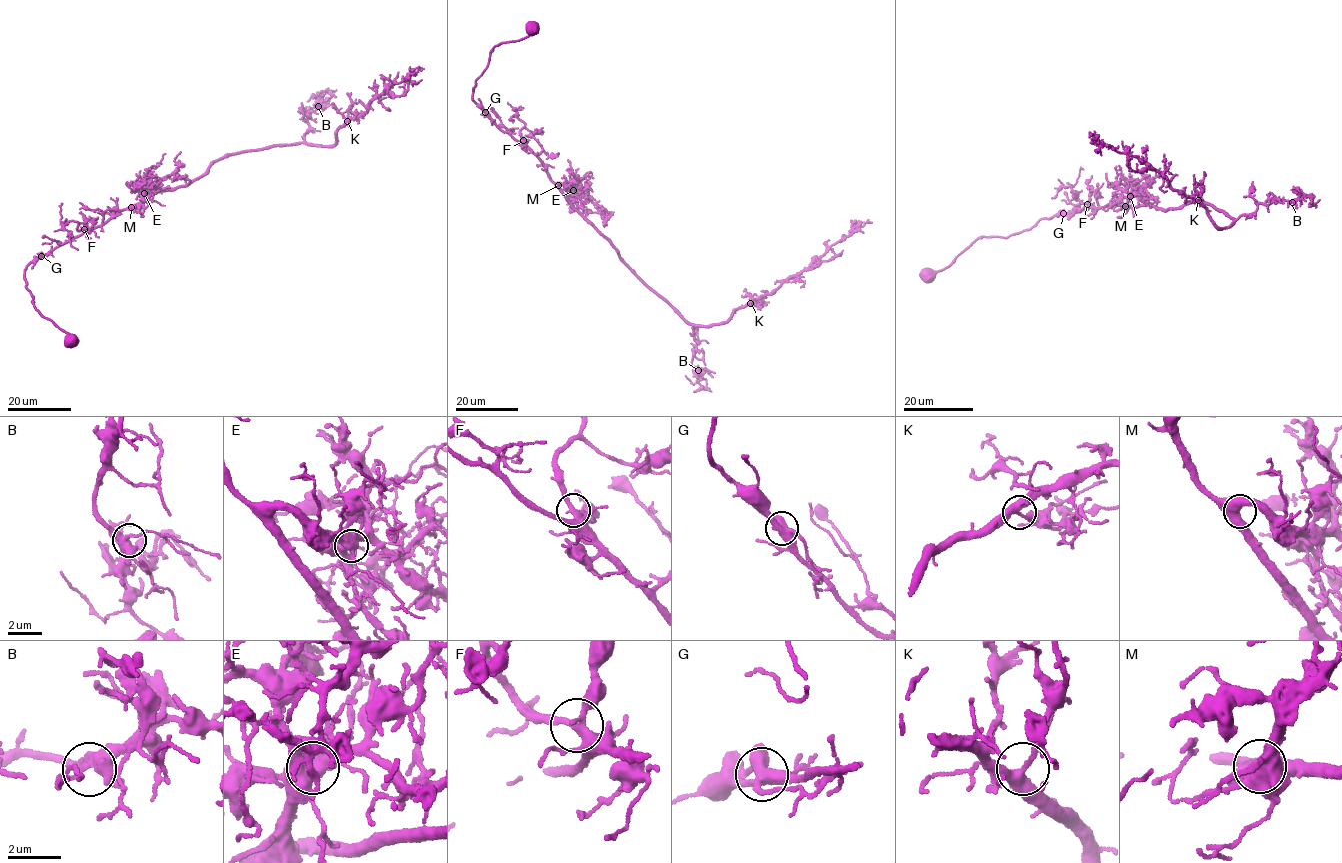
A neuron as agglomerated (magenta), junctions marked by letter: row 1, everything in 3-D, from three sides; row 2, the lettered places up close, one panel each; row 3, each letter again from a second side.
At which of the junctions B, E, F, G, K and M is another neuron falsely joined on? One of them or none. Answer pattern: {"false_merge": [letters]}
{"false_merge": []}

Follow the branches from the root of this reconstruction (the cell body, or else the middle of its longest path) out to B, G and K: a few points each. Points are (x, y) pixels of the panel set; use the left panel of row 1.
B: (72, 341), (37, 311), (27, 266), (146, 197), (185, 186), (216, 161), (300, 143), (318, 106)
G: (72, 341), (68, 342), (70, 335), (40, 315), (32, 301), (34, 296), (26, 286), (25, 269), (41, 256)
K: (72, 341), (37, 311), (24, 276), (31, 262), (146, 197), (185, 186), (216, 161), (332, 145), (347, 121)

